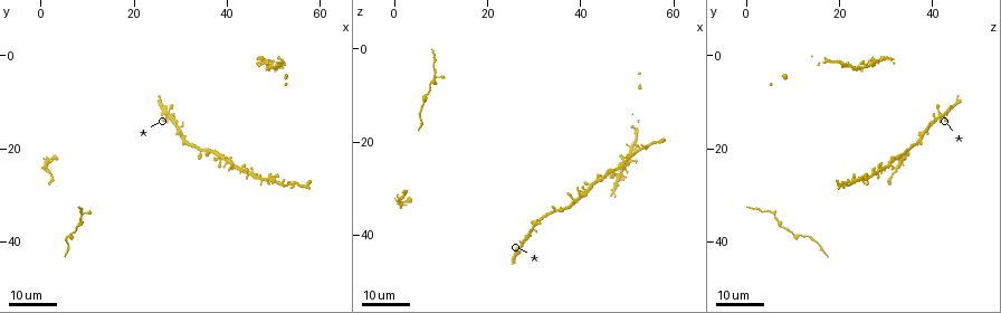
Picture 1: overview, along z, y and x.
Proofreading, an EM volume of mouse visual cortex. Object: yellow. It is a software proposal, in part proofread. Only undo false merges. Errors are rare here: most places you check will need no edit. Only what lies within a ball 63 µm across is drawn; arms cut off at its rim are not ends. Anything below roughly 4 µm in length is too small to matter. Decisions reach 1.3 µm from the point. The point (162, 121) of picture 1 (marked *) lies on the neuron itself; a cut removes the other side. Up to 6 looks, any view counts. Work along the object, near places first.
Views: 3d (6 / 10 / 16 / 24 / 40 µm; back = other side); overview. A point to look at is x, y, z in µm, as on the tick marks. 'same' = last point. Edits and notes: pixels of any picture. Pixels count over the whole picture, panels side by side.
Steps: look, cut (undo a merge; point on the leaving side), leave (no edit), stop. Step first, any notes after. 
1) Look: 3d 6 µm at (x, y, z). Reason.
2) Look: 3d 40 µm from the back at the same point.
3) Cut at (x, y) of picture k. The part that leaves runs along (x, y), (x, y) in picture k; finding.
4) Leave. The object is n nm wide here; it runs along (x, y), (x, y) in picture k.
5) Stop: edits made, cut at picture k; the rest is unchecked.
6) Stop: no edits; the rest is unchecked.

Look: 3d 16 µm at (50.5, 27.0, 23.5). Three-way junction.

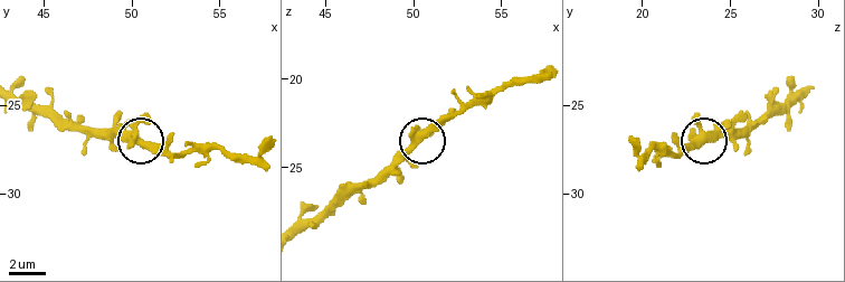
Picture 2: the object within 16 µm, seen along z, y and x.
Look: 3d 10 µm at (50.4, 27.0, 23.0).

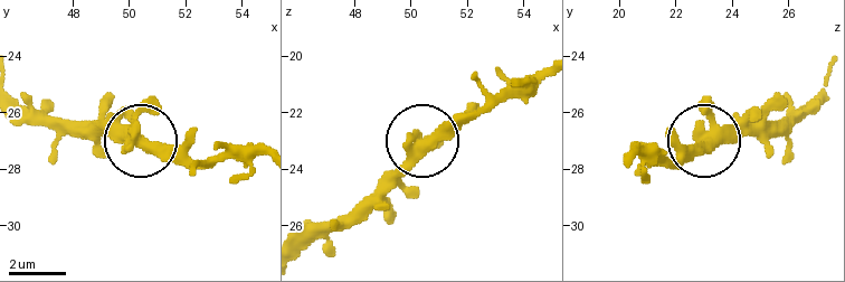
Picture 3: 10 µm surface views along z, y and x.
Leave. It runs along (822, 96), (759, 130), (694, 144), (675, 132) in picture 3; one neuron here.

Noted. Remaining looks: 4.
Look: 3d 16 µm at (8.5, 34.0, 5.5). Three-way junction.

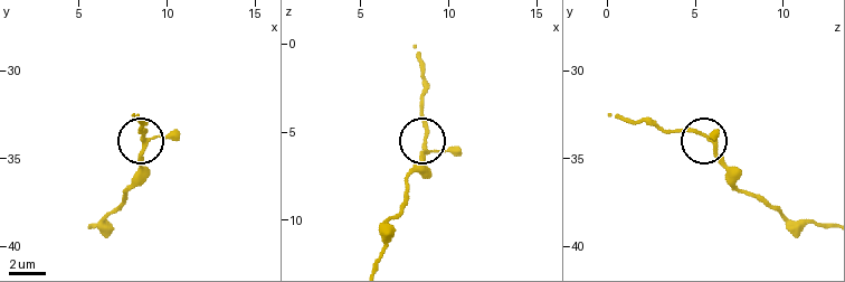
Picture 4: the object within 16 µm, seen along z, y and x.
Look: 3d 10 µm at (8.5, 34.5, 6.1).

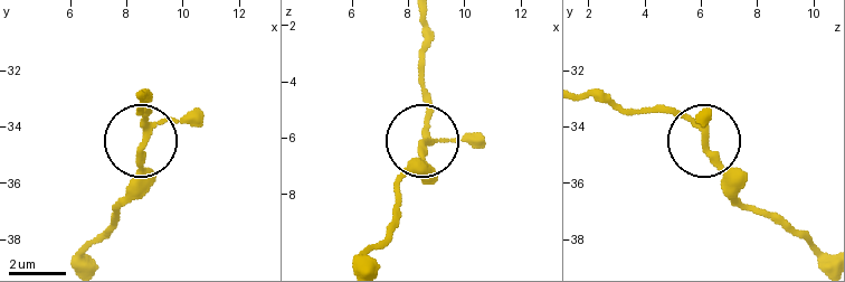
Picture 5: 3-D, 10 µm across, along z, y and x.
Look: 3d 10 µm from the back at (8.6, 34.6, 6.2). From behind.

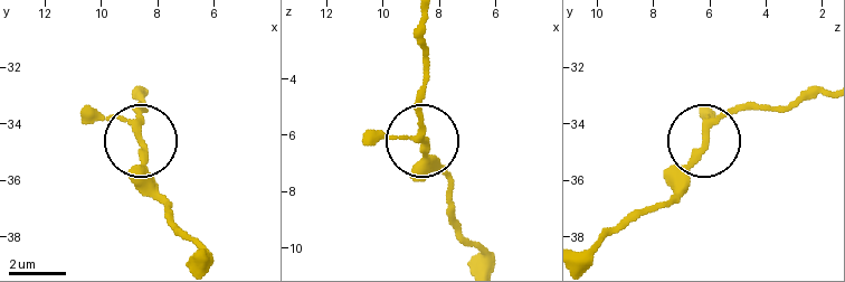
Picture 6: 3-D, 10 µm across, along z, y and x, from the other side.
Leave. One neuron here.

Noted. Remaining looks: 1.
Stop: no edits; the rest is unchecked.

